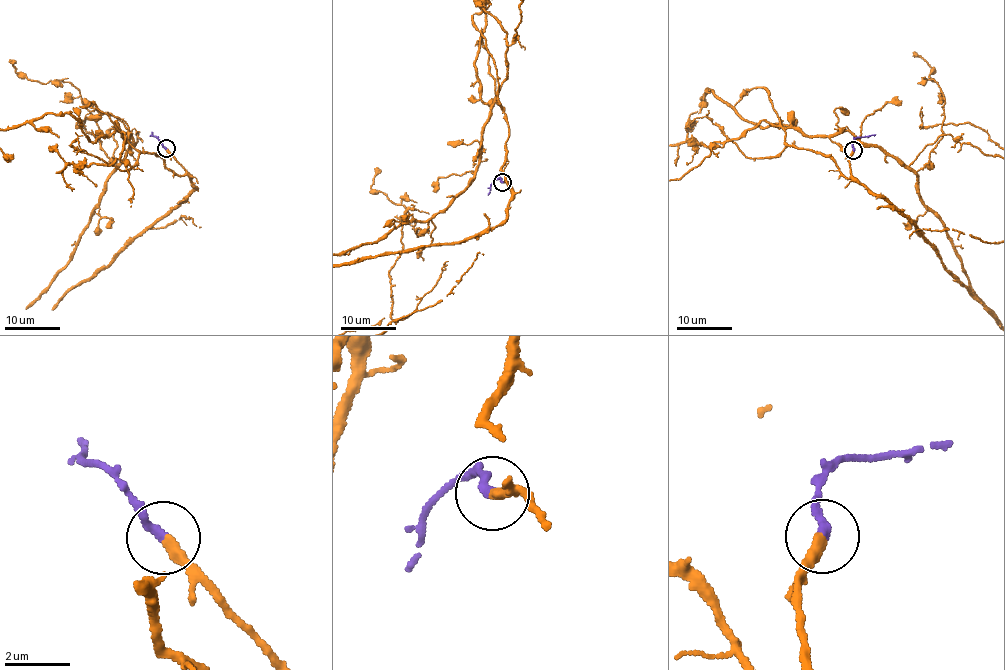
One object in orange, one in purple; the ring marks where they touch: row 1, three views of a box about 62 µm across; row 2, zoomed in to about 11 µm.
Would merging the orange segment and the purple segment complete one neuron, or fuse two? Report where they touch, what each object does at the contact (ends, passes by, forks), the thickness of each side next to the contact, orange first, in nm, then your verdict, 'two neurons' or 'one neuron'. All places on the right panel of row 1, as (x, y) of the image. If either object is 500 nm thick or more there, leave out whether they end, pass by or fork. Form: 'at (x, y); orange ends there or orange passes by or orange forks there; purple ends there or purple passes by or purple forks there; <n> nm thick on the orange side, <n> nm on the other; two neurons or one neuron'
at (853, 150); orange ends there; purple ends there; 360 nm thick on the orange side, 280 nm on the other; one neuron

